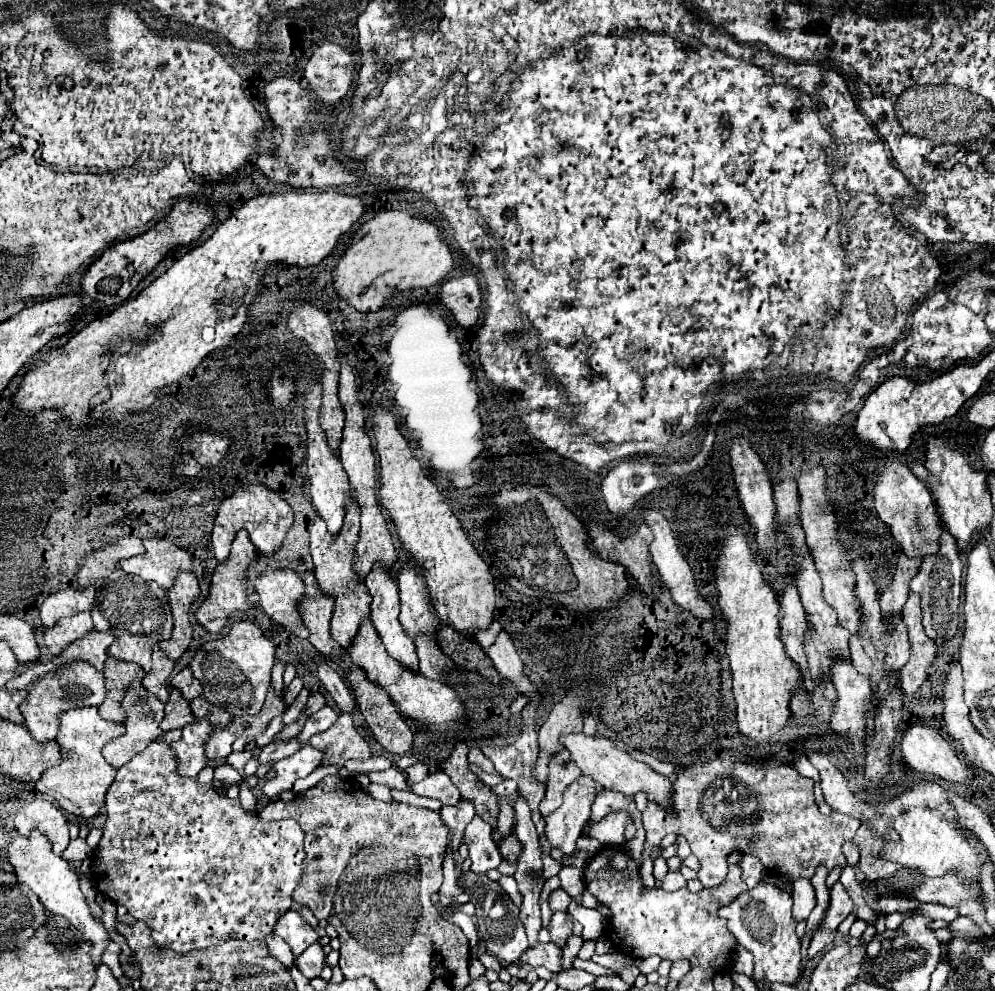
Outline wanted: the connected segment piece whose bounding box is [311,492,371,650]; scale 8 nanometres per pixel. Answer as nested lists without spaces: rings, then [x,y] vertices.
[[[351,492],[351,498],[347,502],[347,516],[341,532],[337,536],[331,536],[323,524],[321,518],[315,518],[313,530],[311,530],[311,556],[315,562],[315,578],[321,588],[321,592],[335,600],[335,610],[331,618],[331,636],[335,642],[339,642],[345,650],[353,644],[359,624],[369,618],[371,610],[371,594],[365,584],[361,584],[355,578],[353,572],[353,558],[355,558],[355,544],[357,544],[357,532],[359,532],[359,506],[355,502],[355,492]]]

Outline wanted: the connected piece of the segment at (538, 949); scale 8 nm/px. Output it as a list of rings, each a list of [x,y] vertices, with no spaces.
[[[537,944],[535,948],[529,948],[527,952],[523,952],[521,956],[521,962],[527,964],[527,966],[545,966],[549,972],[553,974],[559,974],[563,972],[563,964],[561,964],[561,958],[563,958],[563,952],[557,944]]]

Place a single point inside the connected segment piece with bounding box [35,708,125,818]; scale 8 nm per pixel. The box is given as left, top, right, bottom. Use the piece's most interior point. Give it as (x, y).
(82, 780)

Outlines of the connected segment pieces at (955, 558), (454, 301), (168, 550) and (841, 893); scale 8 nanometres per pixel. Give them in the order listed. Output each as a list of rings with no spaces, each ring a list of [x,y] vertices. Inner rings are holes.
[[[943,530],[941,534],[941,550],[933,556],[923,558],[919,574],[911,580],[911,592],[921,596],[921,610],[923,610],[923,628],[927,636],[937,644],[943,646],[951,638],[957,636],[961,622],[963,622],[963,610],[961,610],[961,572],[963,562],[959,558],[957,542],[955,538]]]
[[[473,274],[447,280],[439,290],[439,300],[453,312],[457,324],[471,328],[479,318],[481,290]]]
[[[143,540],[145,554],[121,562],[121,570],[141,576],[145,582],[155,582],[159,588],[169,590],[179,572],[193,572],[191,556],[169,540]]]
[[[837,882],[831,888],[831,900],[829,900],[829,908],[827,908],[827,916],[823,918],[823,924],[819,924],[819,930],[827,930],[827,932],[835,932],[837,926],[849,916],[849,912],[853,910],[853,900],[847,894],[847,890],[843,888],[841,882]]]

